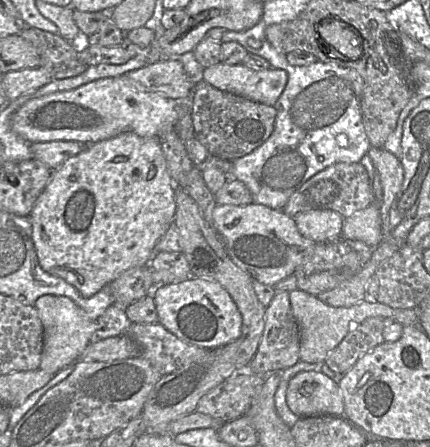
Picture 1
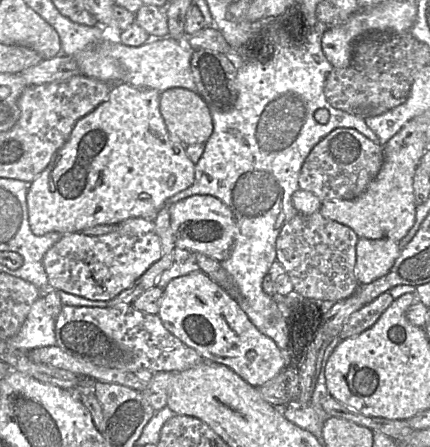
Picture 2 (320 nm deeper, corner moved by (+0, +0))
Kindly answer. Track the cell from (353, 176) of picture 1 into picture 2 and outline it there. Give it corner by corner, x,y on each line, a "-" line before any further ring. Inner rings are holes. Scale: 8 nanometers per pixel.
338,128
318,142
303,163
299,188
314,194
321,202
353,200
377,176
383,164
383,146
351,128

